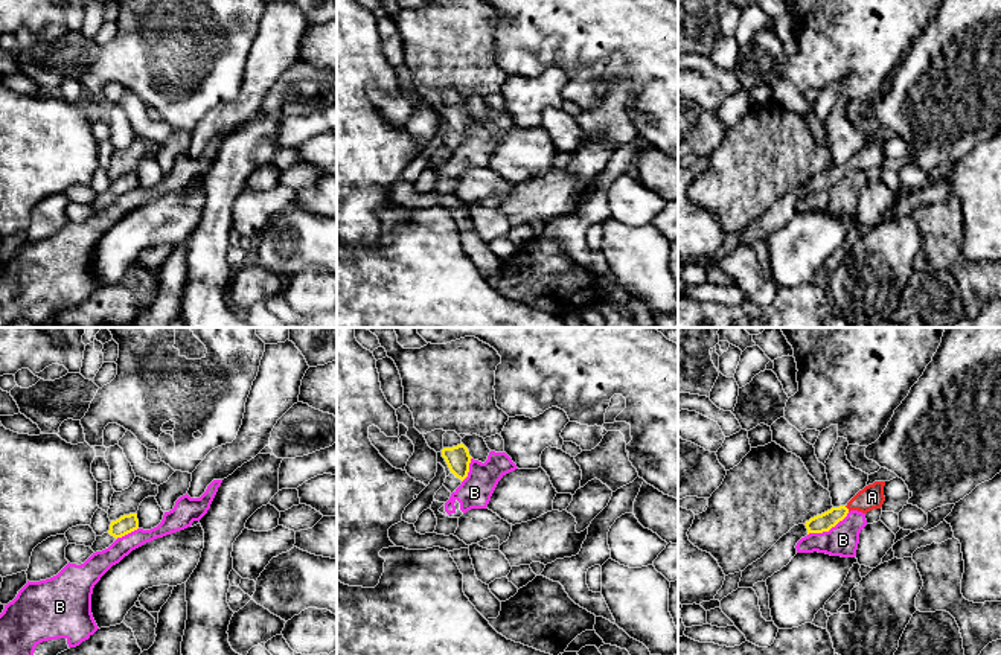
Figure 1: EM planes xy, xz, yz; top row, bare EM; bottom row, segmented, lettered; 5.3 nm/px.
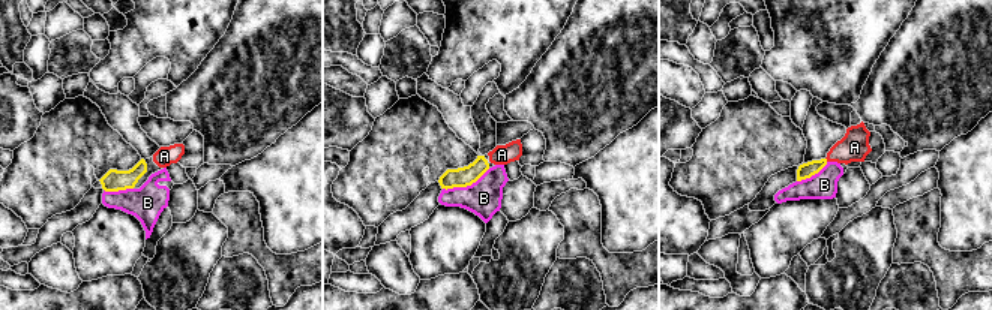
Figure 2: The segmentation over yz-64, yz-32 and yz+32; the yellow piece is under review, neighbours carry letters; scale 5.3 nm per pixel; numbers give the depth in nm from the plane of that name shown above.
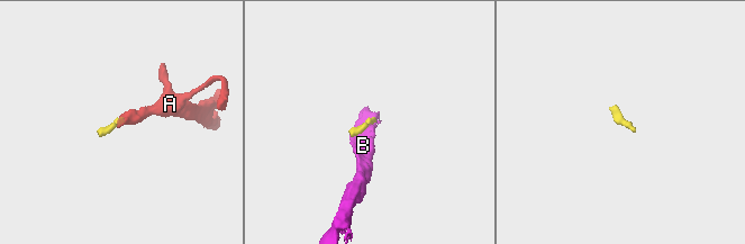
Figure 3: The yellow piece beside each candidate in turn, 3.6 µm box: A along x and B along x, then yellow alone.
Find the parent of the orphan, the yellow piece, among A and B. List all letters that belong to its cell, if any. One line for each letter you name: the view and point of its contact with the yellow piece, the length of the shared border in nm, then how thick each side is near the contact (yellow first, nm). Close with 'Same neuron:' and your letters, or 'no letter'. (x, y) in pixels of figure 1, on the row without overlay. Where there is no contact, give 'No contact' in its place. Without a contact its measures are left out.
A: Touches yellow at yz (847, 168). Shared border 40 nm. Thickness 100 nm (yellow) against 130 nm
Same neuron: A

